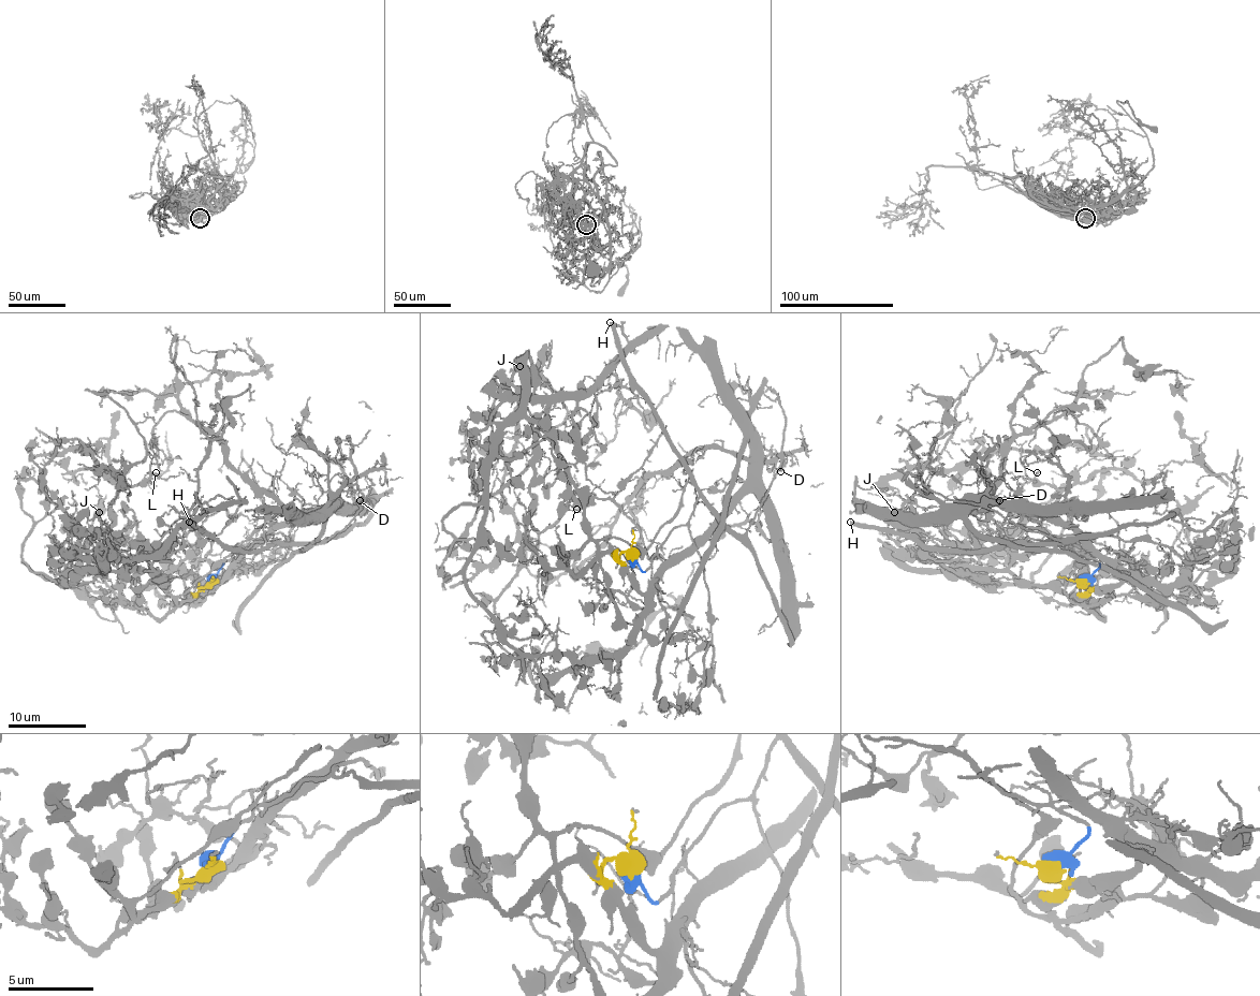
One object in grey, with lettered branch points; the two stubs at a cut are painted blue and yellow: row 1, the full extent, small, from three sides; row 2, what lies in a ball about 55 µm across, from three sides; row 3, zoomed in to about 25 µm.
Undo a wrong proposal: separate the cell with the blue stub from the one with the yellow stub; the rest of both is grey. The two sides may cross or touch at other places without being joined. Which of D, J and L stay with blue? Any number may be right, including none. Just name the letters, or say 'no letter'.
D

